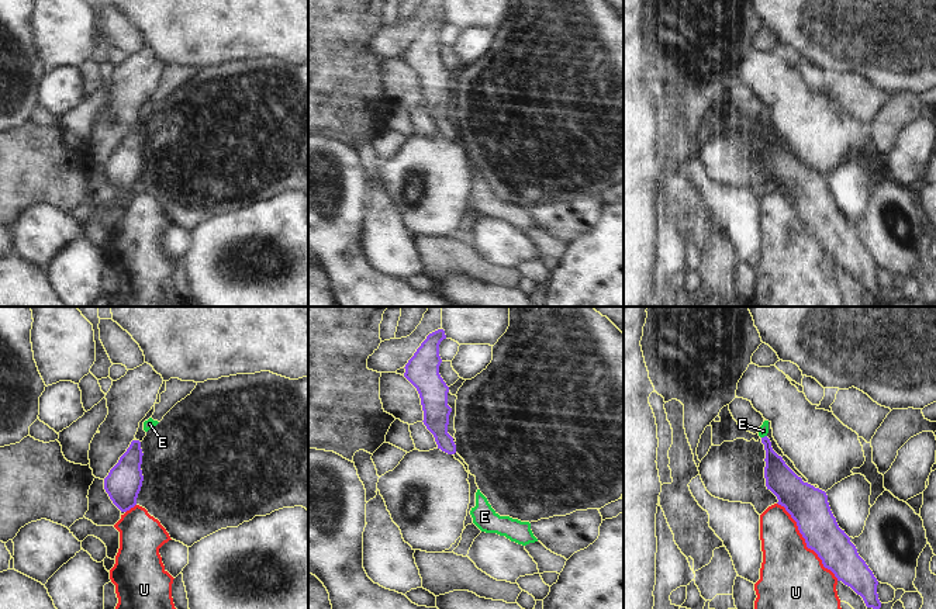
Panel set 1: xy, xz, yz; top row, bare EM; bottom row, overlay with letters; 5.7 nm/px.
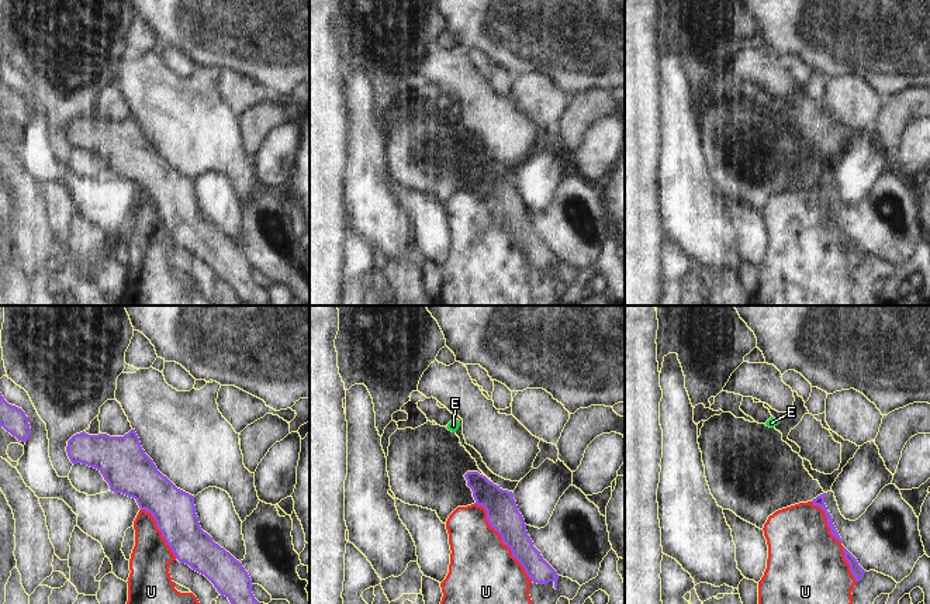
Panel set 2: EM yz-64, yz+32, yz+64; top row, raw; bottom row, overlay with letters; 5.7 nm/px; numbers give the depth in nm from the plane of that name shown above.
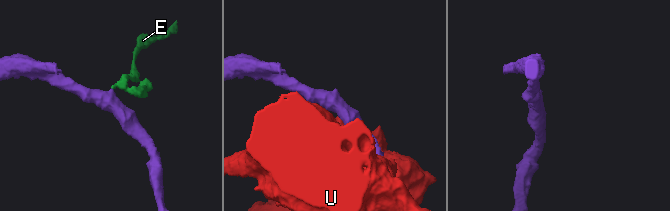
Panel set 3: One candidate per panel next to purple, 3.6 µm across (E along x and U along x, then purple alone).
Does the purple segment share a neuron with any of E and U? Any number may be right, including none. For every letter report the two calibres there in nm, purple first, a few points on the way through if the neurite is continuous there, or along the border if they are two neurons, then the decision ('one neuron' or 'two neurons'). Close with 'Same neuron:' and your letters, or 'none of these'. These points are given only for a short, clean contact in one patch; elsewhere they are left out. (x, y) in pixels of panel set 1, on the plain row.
E: 160 nm thick on the purple side, 50 nm on the other; runs through yz (779, 162), (764, 121), (763, 116); one neuron
U: 220 nm thick on the purple side, 400 nm on the other; two neurons
Same neuron: E

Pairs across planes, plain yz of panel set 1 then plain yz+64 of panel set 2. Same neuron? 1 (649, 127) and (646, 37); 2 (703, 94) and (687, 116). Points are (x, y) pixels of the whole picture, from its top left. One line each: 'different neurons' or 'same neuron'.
1: same neuron
2: different neurons

